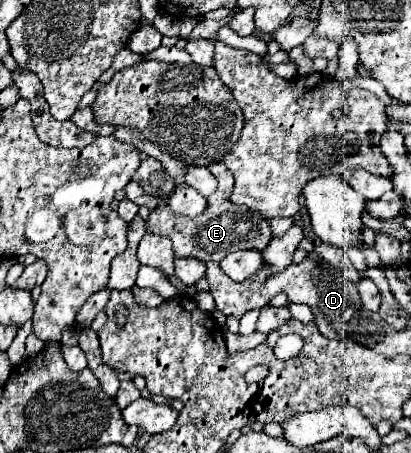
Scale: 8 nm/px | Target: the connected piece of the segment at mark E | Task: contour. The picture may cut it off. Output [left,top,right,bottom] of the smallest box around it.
[147,162,273,262]

